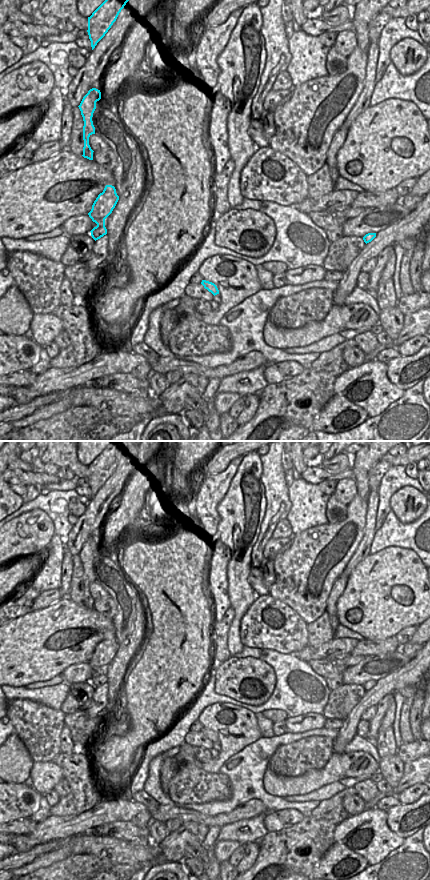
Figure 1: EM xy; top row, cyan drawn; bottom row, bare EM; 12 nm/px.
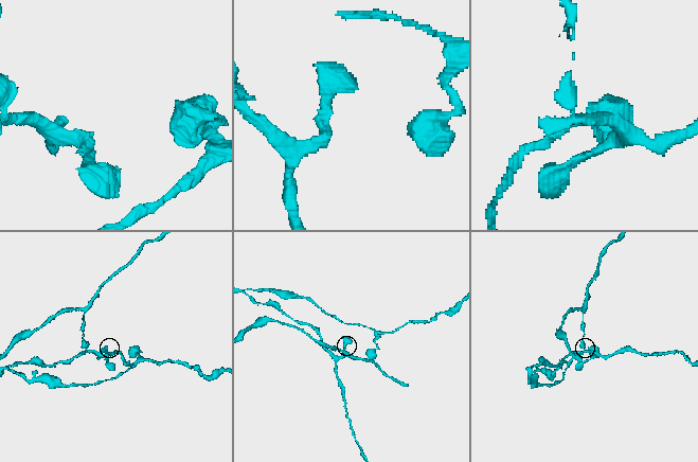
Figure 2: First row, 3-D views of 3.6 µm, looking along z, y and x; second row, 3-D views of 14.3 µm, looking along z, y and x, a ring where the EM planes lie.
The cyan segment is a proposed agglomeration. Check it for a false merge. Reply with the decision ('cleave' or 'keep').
cleave

